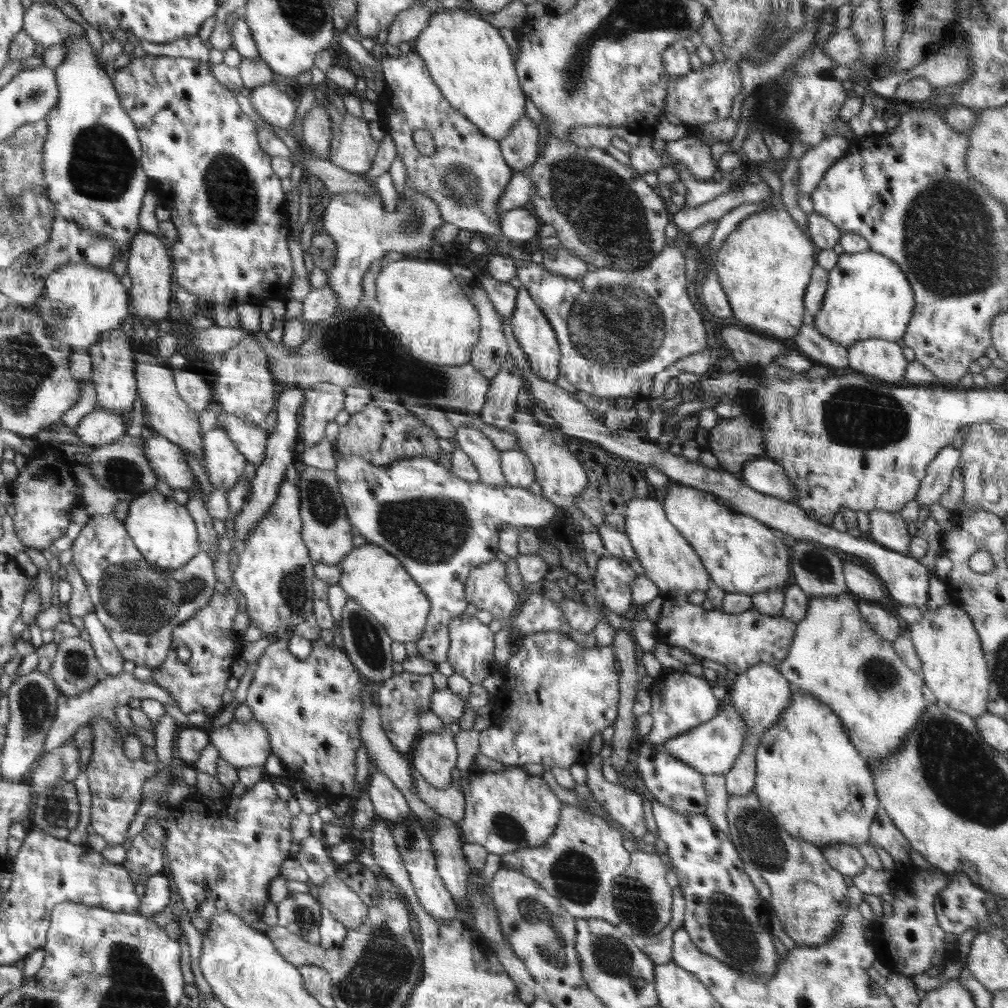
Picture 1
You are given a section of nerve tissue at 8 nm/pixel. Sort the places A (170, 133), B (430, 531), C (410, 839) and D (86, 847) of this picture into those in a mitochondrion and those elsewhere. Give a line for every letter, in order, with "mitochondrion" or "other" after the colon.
A: other
B: mitochondrion
C: mitochondrion
D: other

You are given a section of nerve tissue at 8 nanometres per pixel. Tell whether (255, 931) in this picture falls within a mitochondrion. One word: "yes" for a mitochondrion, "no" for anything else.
no

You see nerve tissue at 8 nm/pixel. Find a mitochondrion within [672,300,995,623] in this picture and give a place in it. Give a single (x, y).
(858, 415)

